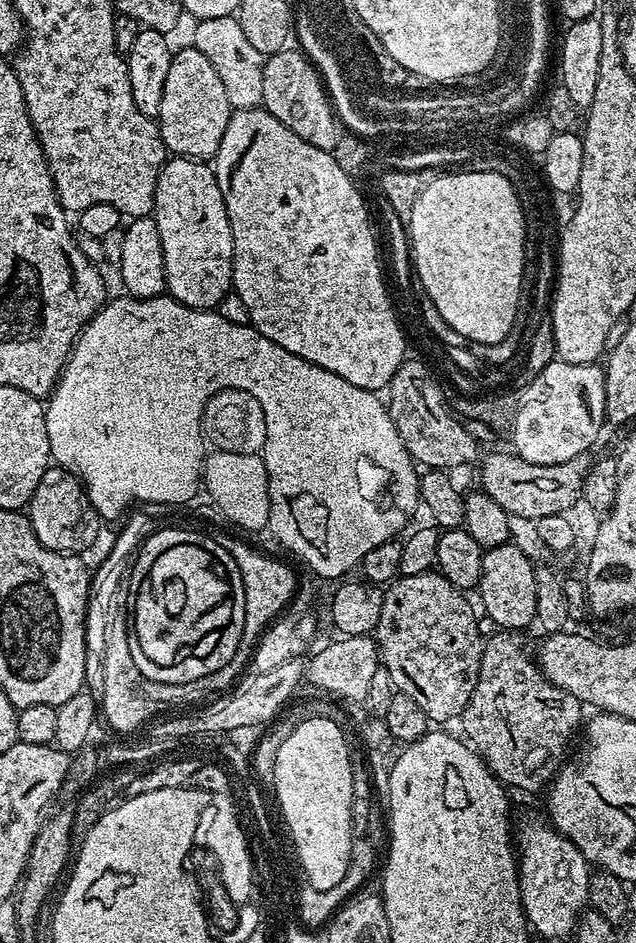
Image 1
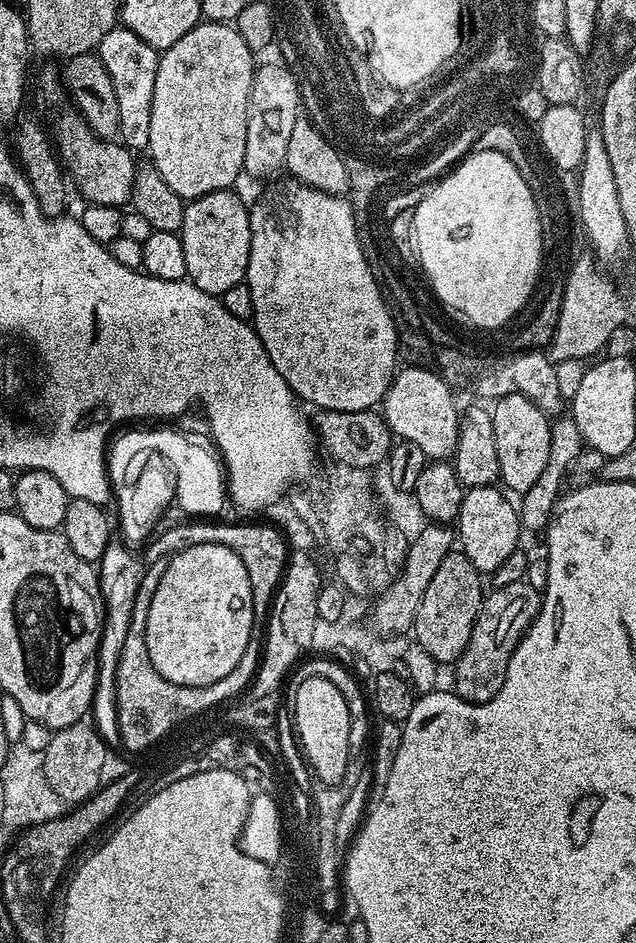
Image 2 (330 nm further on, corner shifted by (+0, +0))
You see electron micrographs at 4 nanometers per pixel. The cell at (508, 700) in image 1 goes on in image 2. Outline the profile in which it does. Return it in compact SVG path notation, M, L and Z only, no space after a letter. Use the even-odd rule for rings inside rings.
M527 579L510 582L510 586L492 588L481 599L478 618L474 622L474 630L470 630L470 642L466 642L466 650L456 659L452 680L456 695L461 696L469 704L485 704L502 690L506 682L506 666L510 666L510 658L523 638L529 626L540 613L541 589L530 586Z

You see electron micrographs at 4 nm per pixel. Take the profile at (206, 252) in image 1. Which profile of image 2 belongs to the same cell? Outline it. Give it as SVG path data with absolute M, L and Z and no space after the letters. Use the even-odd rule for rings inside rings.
M225 190L223 192L211 192L205 196L200 196L196 200L189 200L184 205L184 213L182 214L182 226L178 233L180 241L182 242L182 251L184 257L186 257L186 277L190 280L194 286L198 286L199 290L204 290L206 294L221 297L226 290L229 290L232 286L238 286L245 283L248 275L248 263L250 262L250 218L248 217L249 205L243 204L238 197L235 196L235 191Z

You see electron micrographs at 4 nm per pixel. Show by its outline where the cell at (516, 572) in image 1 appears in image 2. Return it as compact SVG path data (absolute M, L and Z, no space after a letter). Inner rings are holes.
M496 486L467 489L462 498L458 517L458 525L460 524L458 544L466 554L466 558L470 558L476 571L481 574L491 574L494 570L498 570L498 566L502 566L502 562L506 562L506 558L510 558L510 554L518 550L519 544L516 543L520 540L520 534L522 535L522 527L517 505L513 502L511 504L507 498L509 499Z

